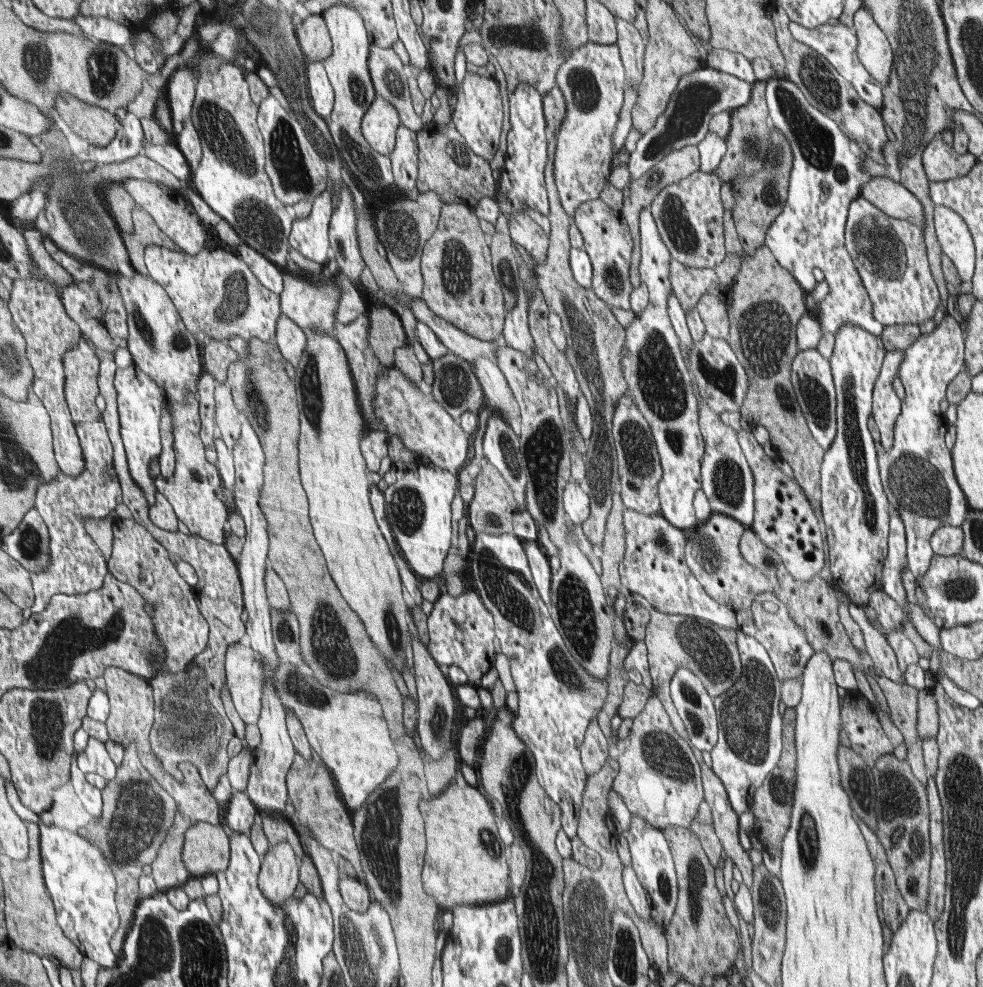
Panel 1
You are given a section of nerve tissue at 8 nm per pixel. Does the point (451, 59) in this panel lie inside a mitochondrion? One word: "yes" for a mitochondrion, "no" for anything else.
no

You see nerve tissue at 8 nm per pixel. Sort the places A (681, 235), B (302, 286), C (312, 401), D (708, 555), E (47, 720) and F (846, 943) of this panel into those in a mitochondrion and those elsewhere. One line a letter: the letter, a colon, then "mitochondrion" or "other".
A: mitochondrion
B: other
C: mitochondrion
D: mitochondrion
E: mitochondrion
F: other

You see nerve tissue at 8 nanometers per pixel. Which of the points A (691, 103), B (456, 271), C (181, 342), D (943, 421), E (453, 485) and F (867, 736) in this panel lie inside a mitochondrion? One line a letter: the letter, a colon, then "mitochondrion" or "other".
A: mitochondrion
B: mitochondrion
C: mitochondrion
D: other
E: other
F: other

